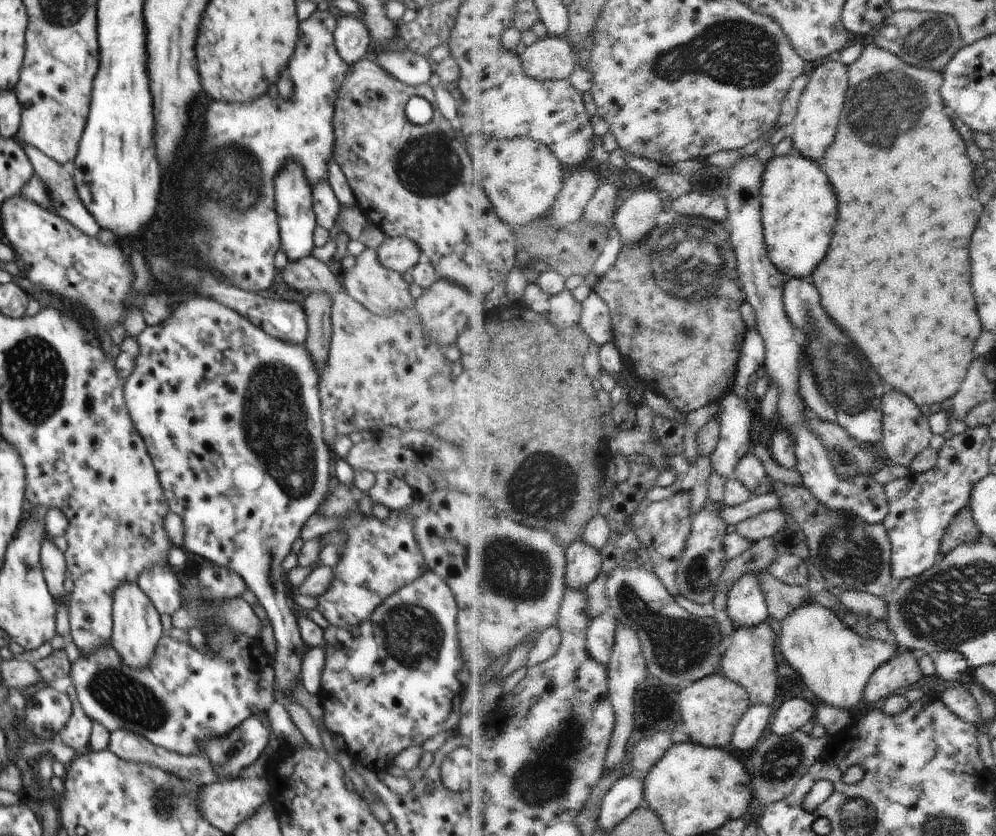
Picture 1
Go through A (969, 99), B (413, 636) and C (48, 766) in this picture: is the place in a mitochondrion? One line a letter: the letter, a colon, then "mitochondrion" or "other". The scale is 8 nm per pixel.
A: other
B: mitochondrion
C: other

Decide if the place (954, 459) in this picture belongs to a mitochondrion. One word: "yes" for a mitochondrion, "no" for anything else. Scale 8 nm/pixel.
no

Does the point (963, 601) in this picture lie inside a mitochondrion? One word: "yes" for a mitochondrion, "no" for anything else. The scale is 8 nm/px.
yes

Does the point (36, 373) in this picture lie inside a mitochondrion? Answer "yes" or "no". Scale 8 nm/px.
yes

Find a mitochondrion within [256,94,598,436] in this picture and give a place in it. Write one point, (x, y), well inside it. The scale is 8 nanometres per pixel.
(427, 167)

